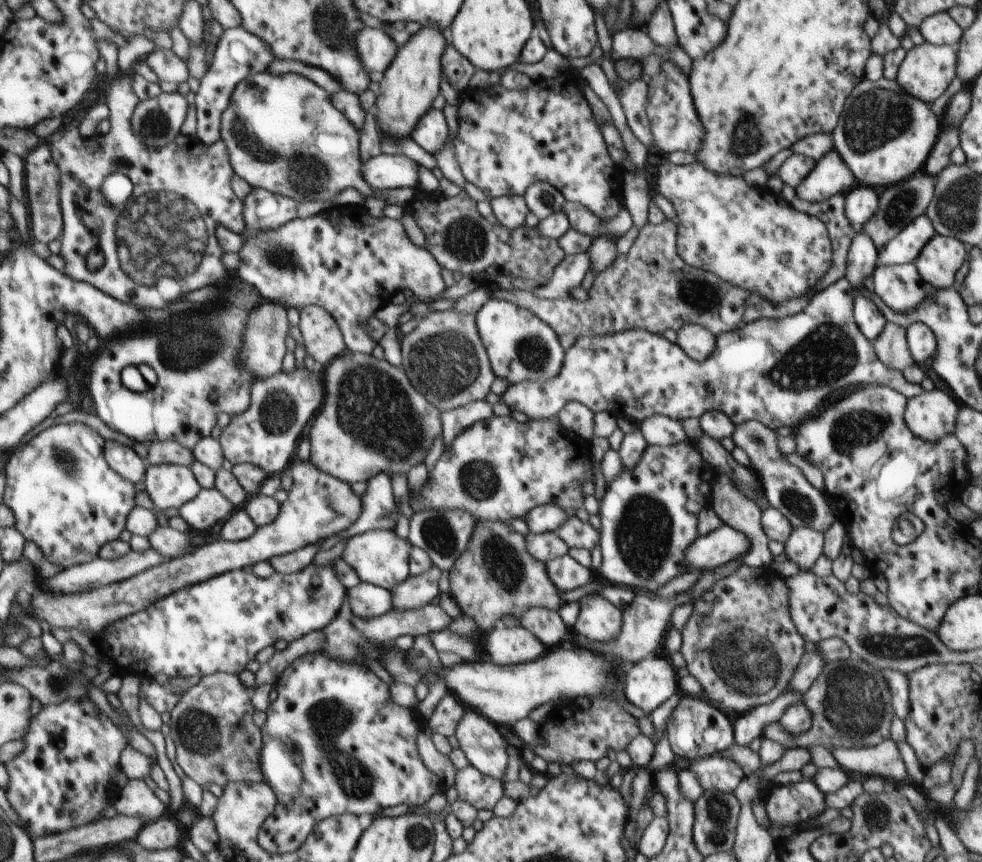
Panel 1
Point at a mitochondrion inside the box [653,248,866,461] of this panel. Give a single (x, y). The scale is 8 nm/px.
(824, 358)

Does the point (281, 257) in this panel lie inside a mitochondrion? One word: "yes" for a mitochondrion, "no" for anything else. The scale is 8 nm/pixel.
yes

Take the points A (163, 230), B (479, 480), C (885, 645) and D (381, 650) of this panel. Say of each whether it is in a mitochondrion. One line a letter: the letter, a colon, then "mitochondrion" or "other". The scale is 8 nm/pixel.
A: mitochondrion
B: mitochondrion
C: mitochondrion
D: other

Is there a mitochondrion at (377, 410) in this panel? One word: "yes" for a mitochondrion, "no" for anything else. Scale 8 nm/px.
yes

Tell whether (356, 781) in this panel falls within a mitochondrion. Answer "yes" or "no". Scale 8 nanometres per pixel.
yes

